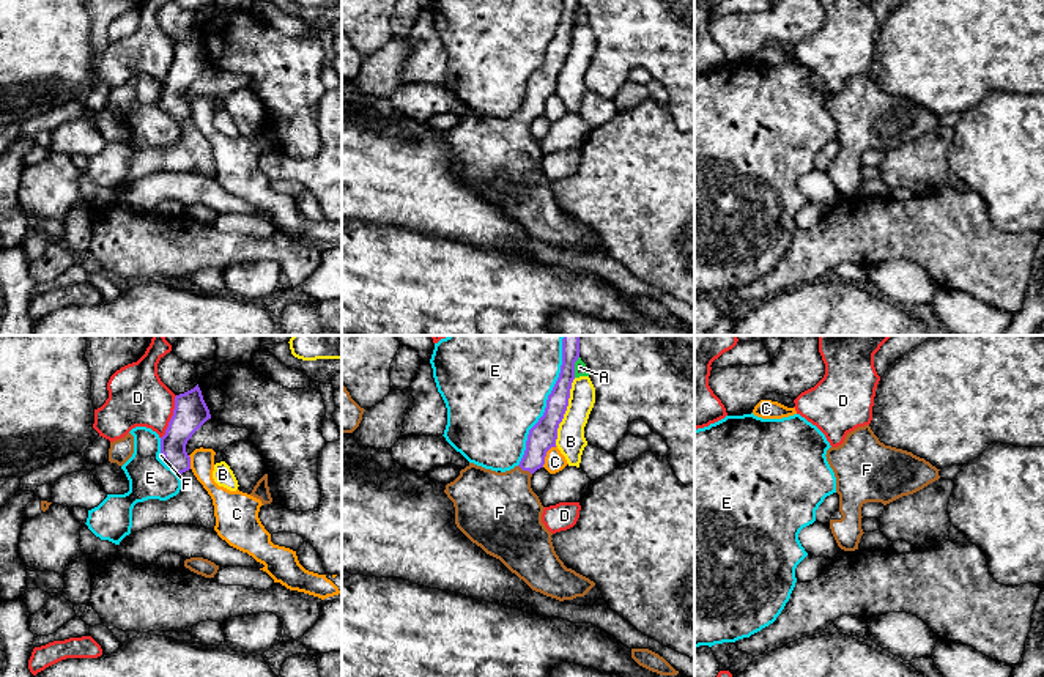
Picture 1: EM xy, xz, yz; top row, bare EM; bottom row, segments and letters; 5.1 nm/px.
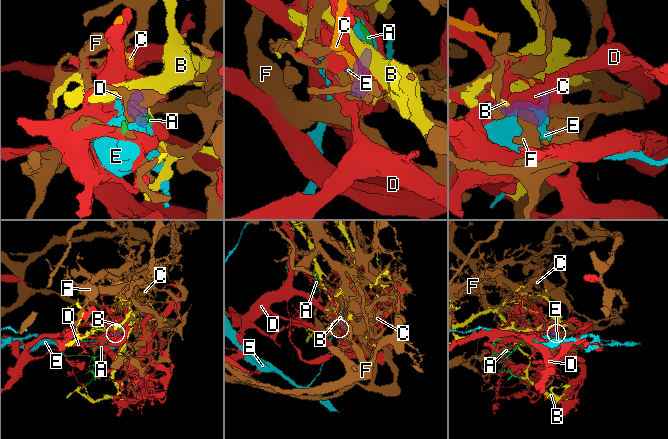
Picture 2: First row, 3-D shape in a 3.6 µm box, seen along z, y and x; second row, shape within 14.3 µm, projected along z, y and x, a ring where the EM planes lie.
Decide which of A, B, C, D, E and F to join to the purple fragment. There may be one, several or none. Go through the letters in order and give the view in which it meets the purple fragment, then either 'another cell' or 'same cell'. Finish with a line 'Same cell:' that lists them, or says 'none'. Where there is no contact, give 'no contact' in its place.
A: contact in xz; another cell
B: contact in xz; another cell
C: contact in xz; another cell
D: contact in xy; another cell
E: contact in xz; another cell
F: contact in xz; same cell
Same cell: F

